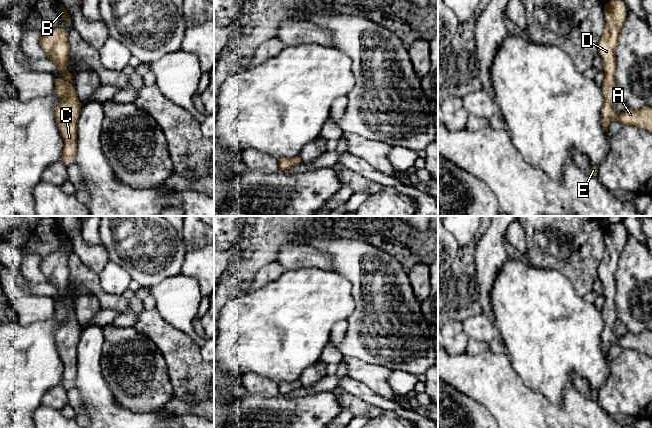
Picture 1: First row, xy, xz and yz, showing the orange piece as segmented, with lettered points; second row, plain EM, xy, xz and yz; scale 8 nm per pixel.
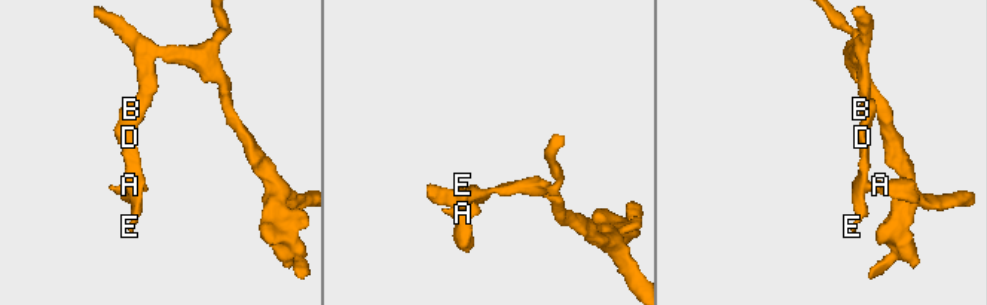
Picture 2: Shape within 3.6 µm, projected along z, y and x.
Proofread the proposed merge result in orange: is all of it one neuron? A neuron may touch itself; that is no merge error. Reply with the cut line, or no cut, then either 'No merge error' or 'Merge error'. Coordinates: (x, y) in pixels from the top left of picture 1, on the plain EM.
No split. No merge error

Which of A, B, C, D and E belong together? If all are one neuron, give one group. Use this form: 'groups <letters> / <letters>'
groups A B C D E

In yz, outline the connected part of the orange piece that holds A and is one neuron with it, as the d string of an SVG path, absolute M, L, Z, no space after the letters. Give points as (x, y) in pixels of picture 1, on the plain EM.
M622 223L610 224L604 230L606 249L597 270L598 279L603 284L603 295L605 297L602 309L605 326L601 334L601 346L606 356L608 356L611 346L619 345L623 349L634 349L652 357L652 331L644 331L637 335L628 331L621 338L613 332L614 322L617 319L615 273L627 235L628 232Z

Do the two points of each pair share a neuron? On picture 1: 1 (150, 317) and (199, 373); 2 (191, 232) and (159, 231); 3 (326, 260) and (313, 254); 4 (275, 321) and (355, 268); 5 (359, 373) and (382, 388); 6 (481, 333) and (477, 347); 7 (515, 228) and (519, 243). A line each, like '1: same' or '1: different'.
1: same
2: different
3: same
4: different
5: same
6: different
7: same

